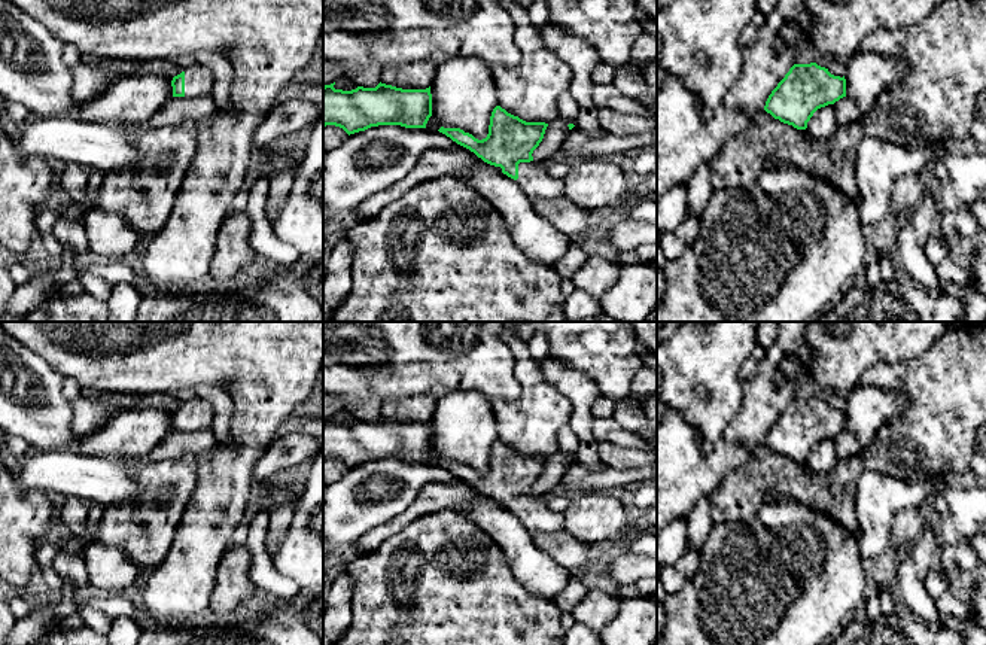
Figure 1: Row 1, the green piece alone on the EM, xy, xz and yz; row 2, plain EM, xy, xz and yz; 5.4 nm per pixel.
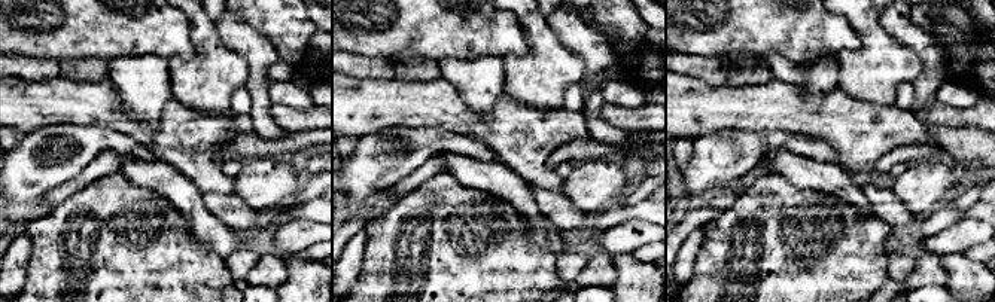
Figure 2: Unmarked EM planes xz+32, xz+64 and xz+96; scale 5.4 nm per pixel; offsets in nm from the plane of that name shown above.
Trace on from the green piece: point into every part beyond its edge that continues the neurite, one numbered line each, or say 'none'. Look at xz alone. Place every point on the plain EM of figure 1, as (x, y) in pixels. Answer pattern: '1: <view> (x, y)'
1: xz (533, 513)

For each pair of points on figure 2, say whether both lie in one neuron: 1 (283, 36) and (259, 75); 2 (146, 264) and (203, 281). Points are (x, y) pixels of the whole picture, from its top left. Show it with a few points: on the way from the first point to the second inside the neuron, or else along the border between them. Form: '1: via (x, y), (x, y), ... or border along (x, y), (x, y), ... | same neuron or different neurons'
1: border along (249, 24), (271, 43), (280, 60) | different neurons
2: via (160, 272), (189, 280) | same neuron

